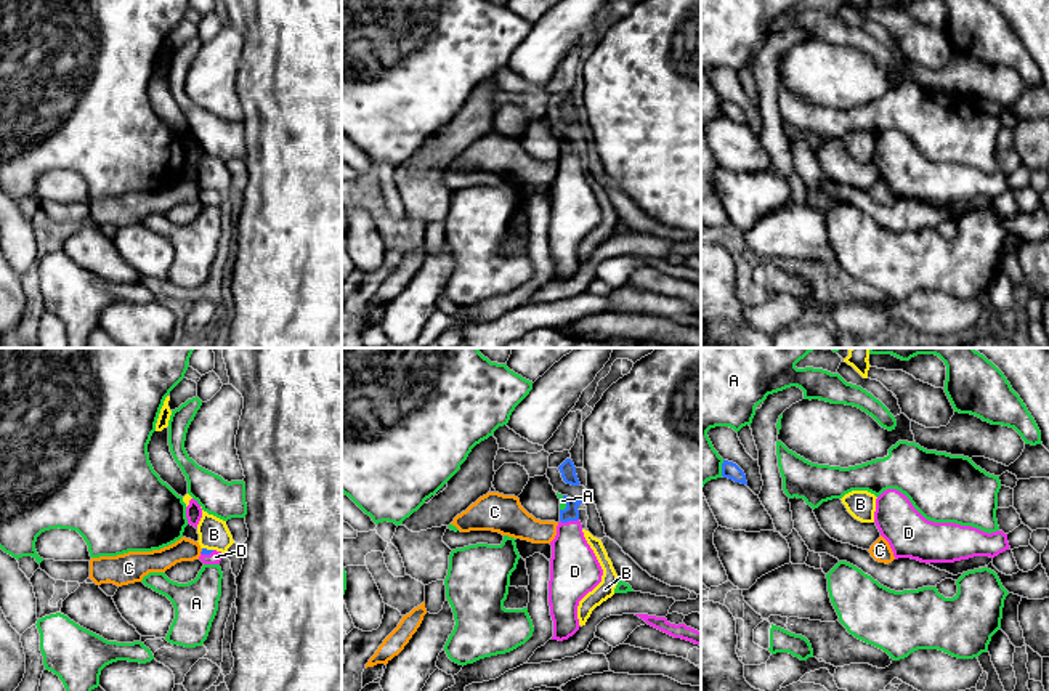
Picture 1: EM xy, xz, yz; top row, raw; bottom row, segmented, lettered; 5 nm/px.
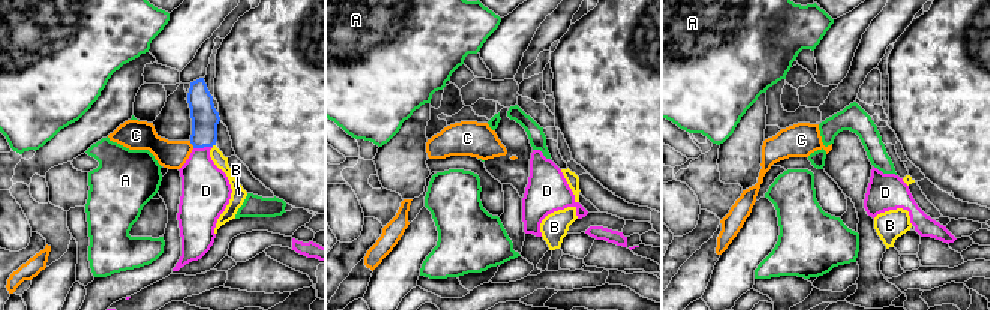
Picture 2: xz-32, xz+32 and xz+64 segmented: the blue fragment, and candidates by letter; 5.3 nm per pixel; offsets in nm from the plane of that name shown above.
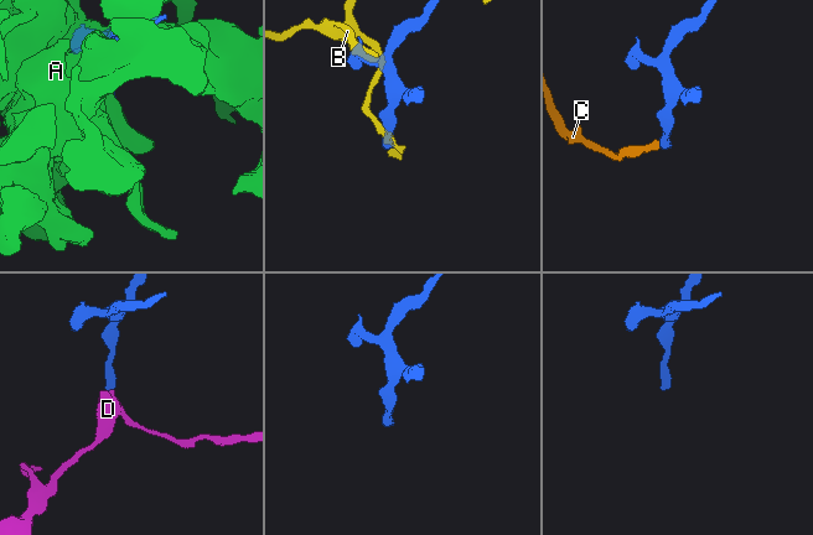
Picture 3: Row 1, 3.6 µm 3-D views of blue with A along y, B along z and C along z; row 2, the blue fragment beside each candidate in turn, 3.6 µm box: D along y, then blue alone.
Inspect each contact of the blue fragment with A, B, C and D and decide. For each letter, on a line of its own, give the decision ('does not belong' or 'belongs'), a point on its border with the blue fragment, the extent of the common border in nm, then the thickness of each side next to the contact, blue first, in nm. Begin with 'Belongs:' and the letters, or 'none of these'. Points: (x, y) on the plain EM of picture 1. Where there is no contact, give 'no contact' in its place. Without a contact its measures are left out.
Belongs: D
A: does not belong; meets blue in xz at (567, 145); contact 80 nm long; 80 nm thick on the blue side, 30 nm on the other
B: does not belong; meets blue in xy at (206, 189); contact 60 nm long; 30 nm thick on the blue side, 160 nm on the other
C: does not belong; meets blue in xy at (202, 191); contact 30 nm long; 30 nm thick on the blue side, 110 nm on the other
D: belongs; meets blue in xz at (568, 161); contact 100 nm long; 80 nm thick on the blue side, 240 nm on the other

